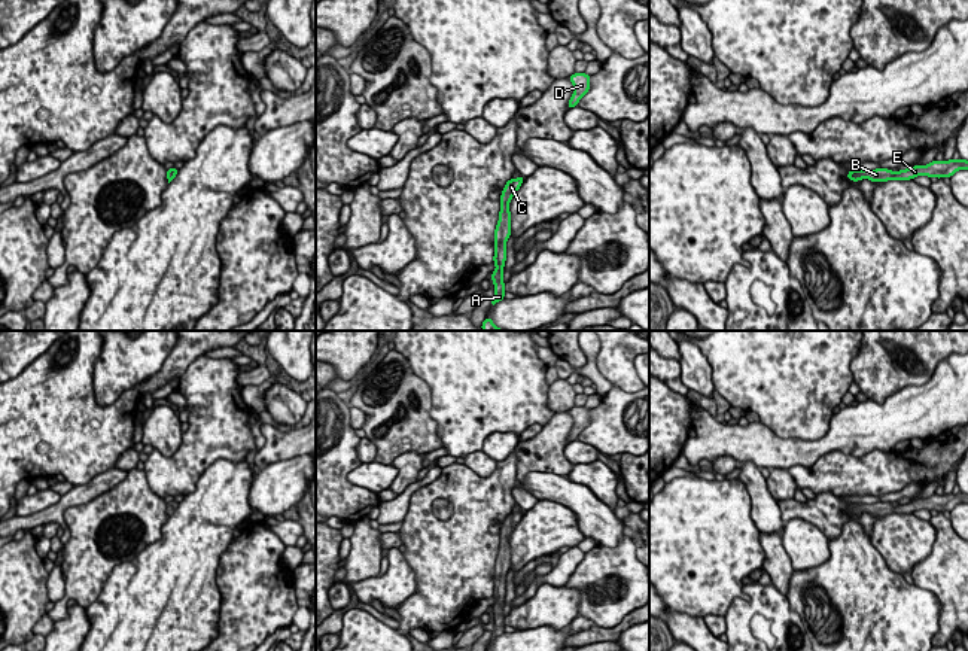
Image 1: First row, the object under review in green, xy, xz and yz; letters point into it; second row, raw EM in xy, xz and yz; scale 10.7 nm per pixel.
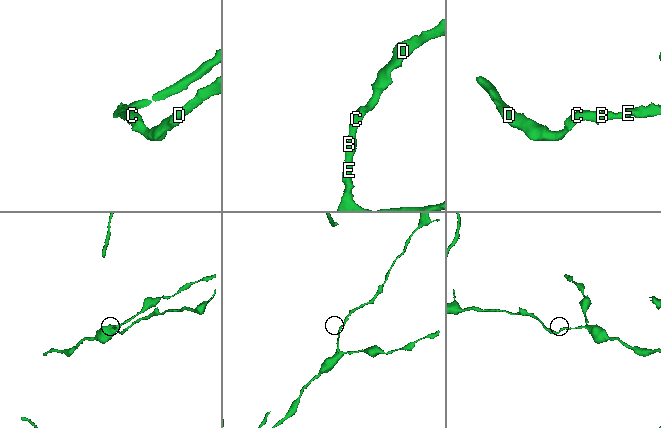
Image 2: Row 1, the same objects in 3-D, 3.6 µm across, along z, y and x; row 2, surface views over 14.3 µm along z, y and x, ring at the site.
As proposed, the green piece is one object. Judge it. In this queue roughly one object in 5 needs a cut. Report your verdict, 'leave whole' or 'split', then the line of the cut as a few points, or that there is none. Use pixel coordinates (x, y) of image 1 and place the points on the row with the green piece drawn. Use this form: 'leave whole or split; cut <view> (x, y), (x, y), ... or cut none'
leave whole; cut none

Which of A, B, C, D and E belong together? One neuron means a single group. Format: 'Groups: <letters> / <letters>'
Groups: A B C D E

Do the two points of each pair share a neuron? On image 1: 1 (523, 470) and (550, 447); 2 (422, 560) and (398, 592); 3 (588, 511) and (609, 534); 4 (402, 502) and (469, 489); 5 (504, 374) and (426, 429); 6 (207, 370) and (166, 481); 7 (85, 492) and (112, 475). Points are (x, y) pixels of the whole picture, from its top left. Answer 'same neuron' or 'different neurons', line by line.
1: same neuron
2: different neurons
3: same neuron
4: different neurons
5: different neurons
6: same neuron
7: same neuron

